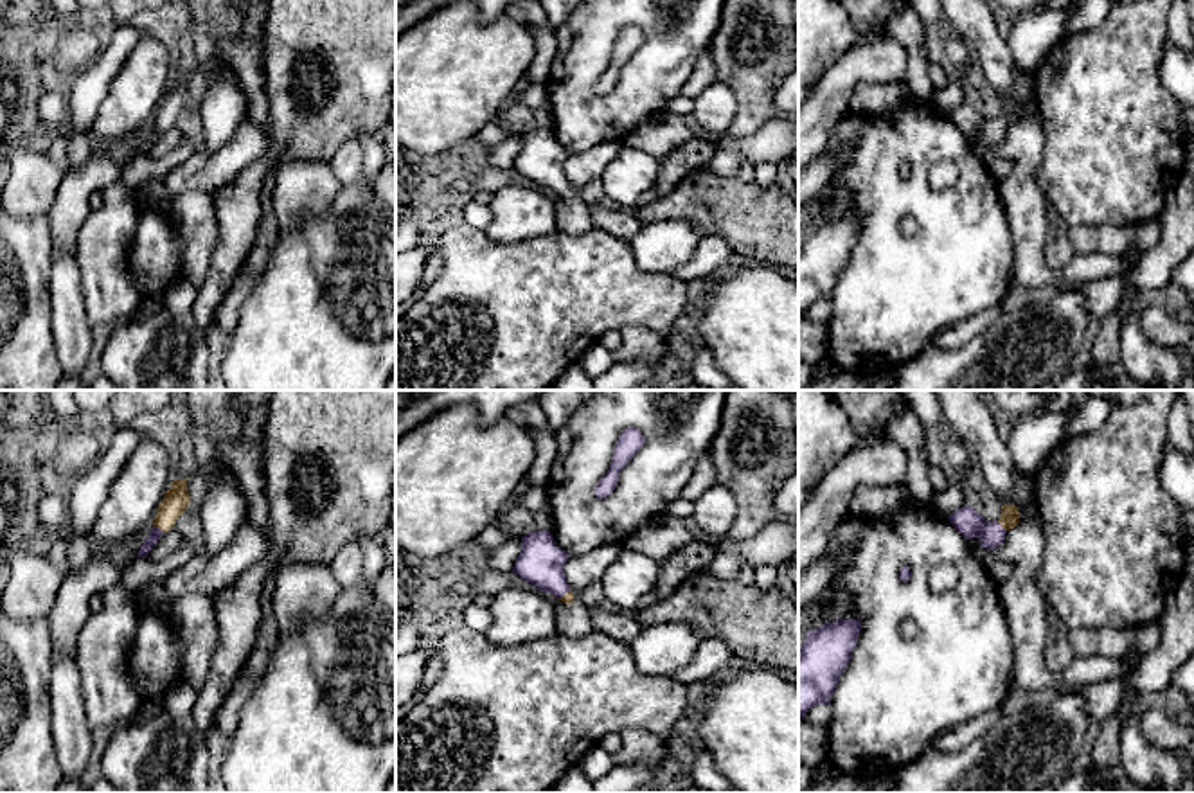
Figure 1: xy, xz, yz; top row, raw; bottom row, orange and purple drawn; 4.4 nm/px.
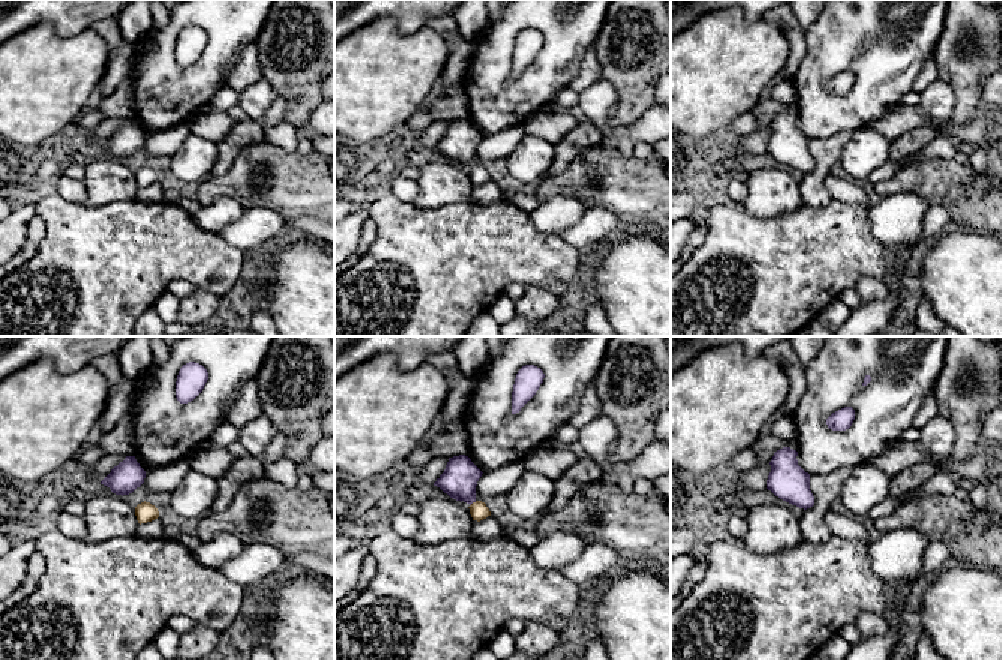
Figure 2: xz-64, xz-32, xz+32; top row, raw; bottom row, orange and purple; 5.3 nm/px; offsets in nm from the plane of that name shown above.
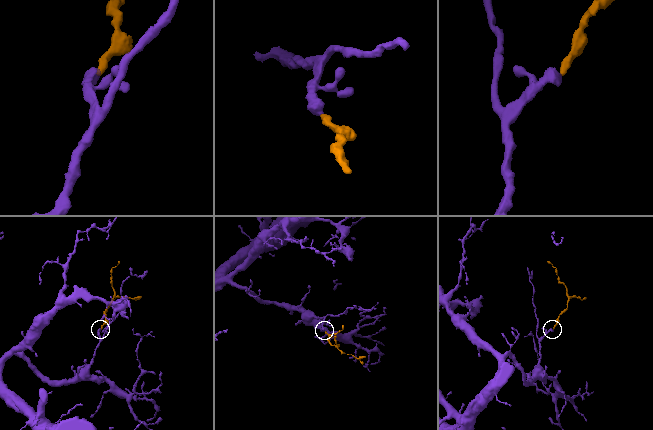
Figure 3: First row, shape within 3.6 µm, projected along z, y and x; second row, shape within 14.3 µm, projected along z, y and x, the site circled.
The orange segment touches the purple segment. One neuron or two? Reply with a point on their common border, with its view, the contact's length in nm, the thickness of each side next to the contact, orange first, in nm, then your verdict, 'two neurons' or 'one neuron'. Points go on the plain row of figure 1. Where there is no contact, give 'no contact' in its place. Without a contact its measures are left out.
yz (1002, 123) | 60 nm | 90/120 nm | one neuron

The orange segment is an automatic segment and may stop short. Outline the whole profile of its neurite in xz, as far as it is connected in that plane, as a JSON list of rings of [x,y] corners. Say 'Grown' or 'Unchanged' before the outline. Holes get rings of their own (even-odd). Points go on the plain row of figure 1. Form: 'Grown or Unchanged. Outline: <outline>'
Grown. Outline: [[[536,128],[521,133],[521,151],[512,169],[541,189],[552,191],[565,201],[574,200],[574,191],[565,174],[568,151],[559,146],[550,128]]]

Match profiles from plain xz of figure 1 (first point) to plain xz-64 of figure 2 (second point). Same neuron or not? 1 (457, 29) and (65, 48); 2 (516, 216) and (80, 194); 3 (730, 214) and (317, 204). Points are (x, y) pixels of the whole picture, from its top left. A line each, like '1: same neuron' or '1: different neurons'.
1: same neuron
2: different neurons
3: same neuron

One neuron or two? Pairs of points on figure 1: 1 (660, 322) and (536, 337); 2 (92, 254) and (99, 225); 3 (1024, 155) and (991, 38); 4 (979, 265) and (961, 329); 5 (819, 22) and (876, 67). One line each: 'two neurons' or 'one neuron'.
1: one neuron
2: one neuron
3: two neurons
4: two neurons
5: two neurons

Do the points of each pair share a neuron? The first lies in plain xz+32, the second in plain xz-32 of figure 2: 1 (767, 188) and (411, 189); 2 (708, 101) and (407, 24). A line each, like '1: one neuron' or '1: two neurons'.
1: two neurons
2: two neurons

